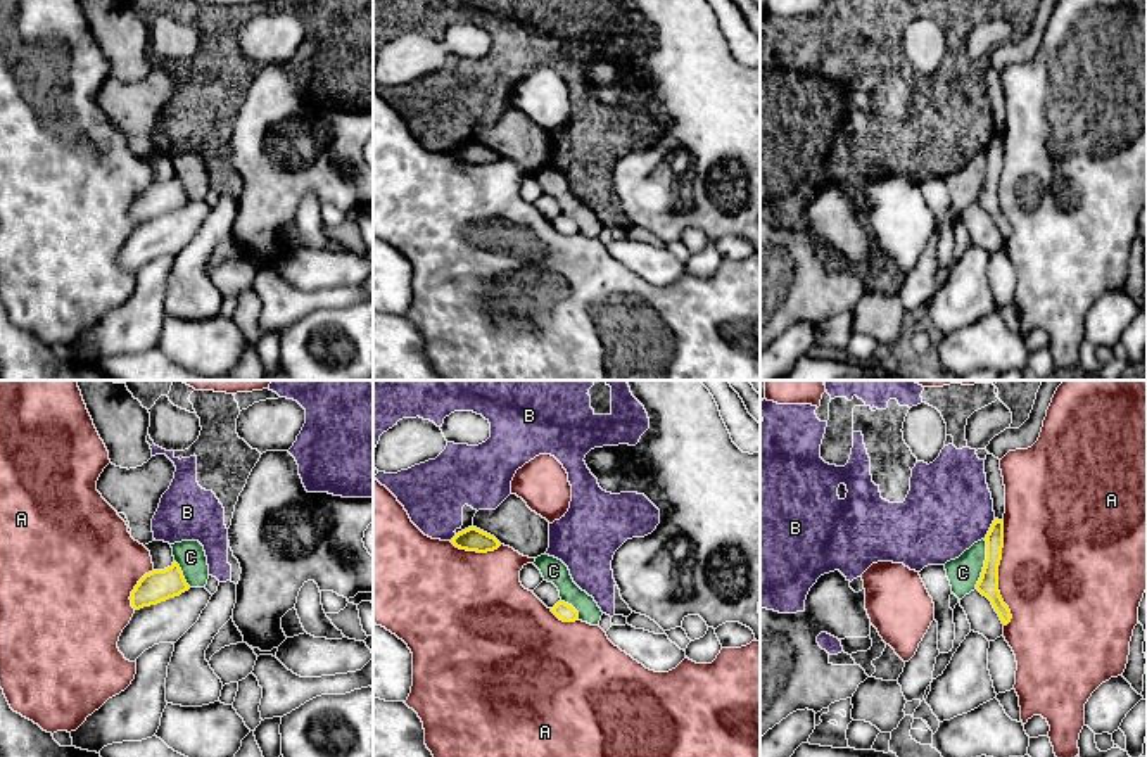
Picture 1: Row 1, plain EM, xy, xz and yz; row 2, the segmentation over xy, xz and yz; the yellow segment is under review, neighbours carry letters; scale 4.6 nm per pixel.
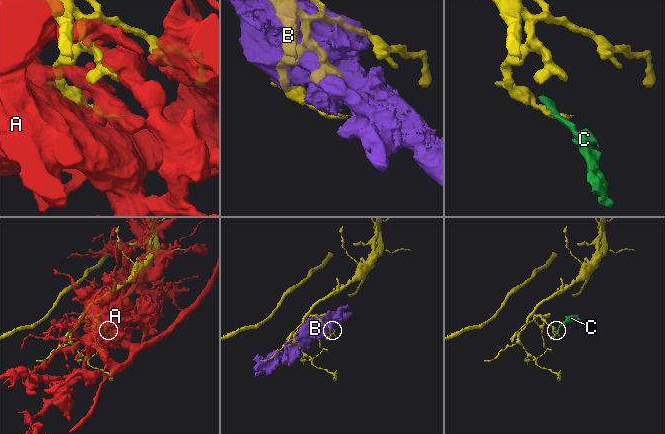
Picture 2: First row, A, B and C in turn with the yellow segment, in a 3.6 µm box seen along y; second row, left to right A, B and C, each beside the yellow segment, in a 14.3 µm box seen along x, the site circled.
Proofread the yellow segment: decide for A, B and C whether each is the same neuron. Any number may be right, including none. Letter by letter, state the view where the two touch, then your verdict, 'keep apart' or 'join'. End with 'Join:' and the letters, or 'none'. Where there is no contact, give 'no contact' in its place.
A: contact in yz; keep apart
B: contact in yz; keep apart
C: contact in yz; keep apart
Join: none

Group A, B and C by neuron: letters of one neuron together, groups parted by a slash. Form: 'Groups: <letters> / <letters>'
Groups: A / B / C

